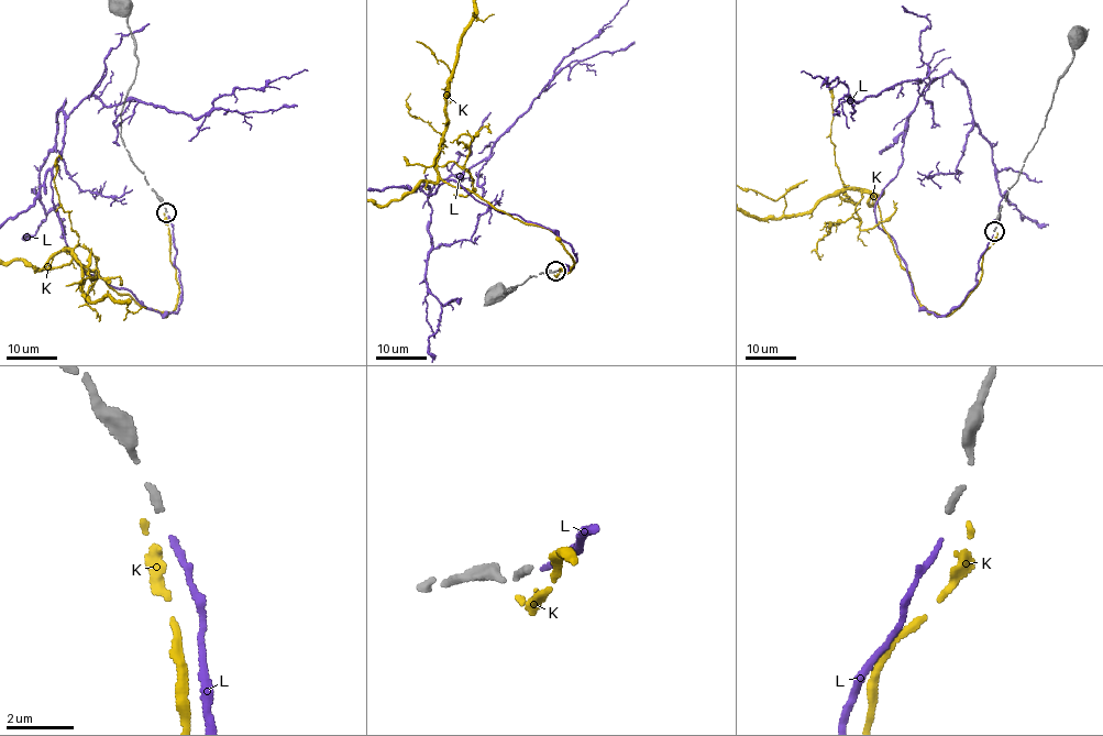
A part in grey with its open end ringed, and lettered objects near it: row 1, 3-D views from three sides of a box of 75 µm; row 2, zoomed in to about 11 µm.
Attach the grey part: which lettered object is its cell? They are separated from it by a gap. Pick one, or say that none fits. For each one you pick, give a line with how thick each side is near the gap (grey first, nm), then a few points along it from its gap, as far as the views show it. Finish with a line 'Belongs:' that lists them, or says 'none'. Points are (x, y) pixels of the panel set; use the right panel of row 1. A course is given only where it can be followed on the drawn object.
L: calibres 240 and 160 nm
Belongs: L

